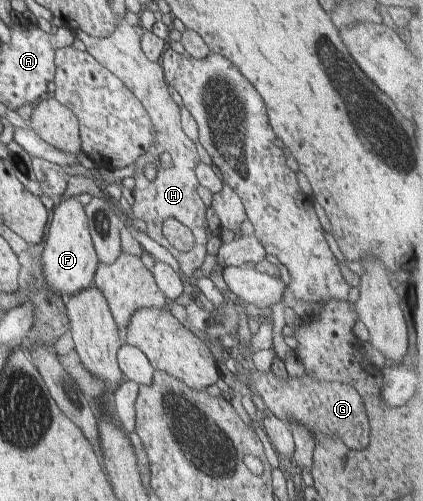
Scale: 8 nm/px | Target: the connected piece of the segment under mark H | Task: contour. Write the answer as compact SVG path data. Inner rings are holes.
M125 18L118 21L115 31L106 38L94 38L85 32L76 31L74 34L77 40L81 40L89 52L103 67L113 72L123 83L141 100L145 109L149 112L150 118L156 129L156 136L153 145L142 157L135 161L135 187L133 189L133 214L135 218L149 223L149 236L155 237L159 245L163 245L163 223L170 218L177 219L195 237L195 245L191 251L179 253L179 266L186 276L191 276L193 271L200 269L205 261L207 245L207 226L205 216L207 207L197 194L199 181L196 177L195 167L200 163L199 153L196 144L187 137L182 128L181 110L179 105L171 98L167 90L168 83L164 76L164 69L160 62L152 62L146 59L140 41L145 29L138 25L130 25ZM161 155L169 155L173 165L165 167L160 164ZM152 162L157 169L157 175L153 181L146 180L143 167Z

